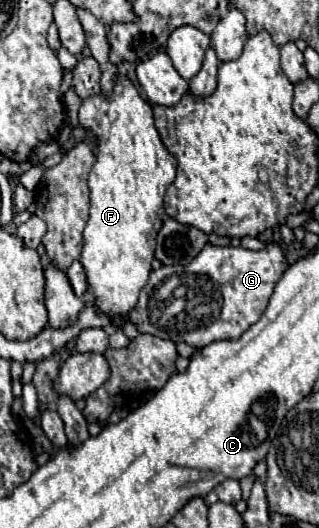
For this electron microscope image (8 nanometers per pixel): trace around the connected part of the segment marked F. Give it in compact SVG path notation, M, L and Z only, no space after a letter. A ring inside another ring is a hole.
M124 75L114 77L114 89L110 97L92 95L82 101L78 119L80 127L96 137L96 163L88 176L90 187L90 219L84 229L84 249L80 263L86 269L88 289L94 293L94 303L100 311L112 317L120 327L122 317L138 303L138 293L148 281L150 263L154 259L156 233L162 227L164 217L164 193L176 177L176 159L168 153L154 127L152 105L140 95L138 87Z

